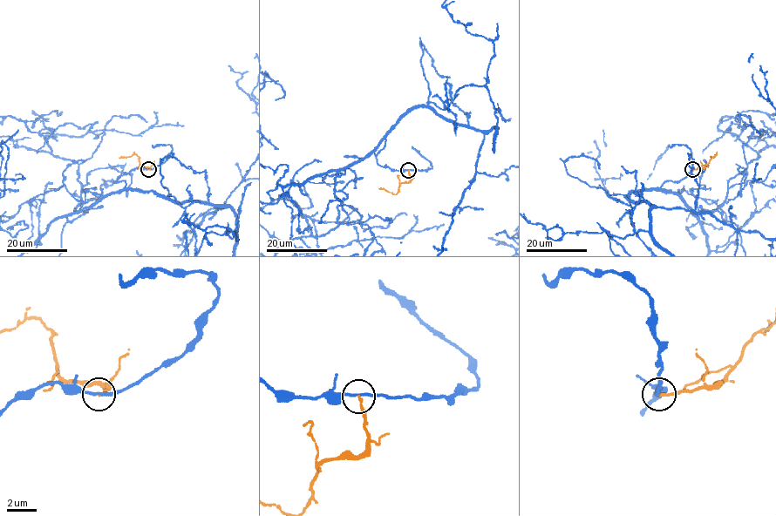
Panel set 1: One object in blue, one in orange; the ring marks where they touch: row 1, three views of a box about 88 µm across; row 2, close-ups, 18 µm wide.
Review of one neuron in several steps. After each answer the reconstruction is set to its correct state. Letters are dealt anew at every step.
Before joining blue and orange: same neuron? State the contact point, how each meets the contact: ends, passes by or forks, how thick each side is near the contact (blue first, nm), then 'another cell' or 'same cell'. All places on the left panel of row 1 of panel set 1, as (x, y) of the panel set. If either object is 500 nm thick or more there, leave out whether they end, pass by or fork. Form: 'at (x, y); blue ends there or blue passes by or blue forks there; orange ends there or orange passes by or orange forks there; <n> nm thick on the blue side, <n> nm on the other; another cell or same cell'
at (148, 169); blue passes by; orange ends there; 180 nm thick on the blue side, 180 nm on the other; another cell

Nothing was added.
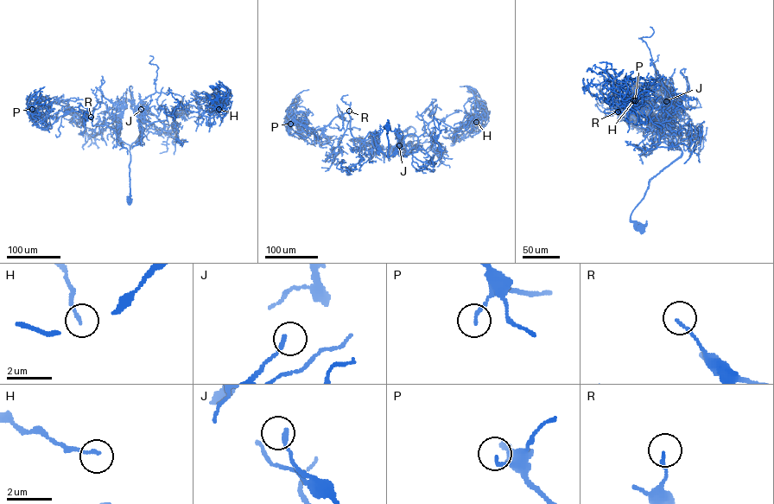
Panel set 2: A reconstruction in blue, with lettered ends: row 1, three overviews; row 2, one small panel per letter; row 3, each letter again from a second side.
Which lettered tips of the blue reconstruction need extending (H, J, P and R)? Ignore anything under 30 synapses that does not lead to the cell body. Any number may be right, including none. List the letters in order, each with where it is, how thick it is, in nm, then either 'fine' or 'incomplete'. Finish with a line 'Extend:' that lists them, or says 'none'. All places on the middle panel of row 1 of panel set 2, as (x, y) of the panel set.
H: place (476, 122); calibre 140 nm; fine
J: place (399, 145); calibre 190 nm; incomplete
P: place (290, 124); calibre 140 nm; fine
R: place (349, 111); calibre 130 nm; fine
Extend: J

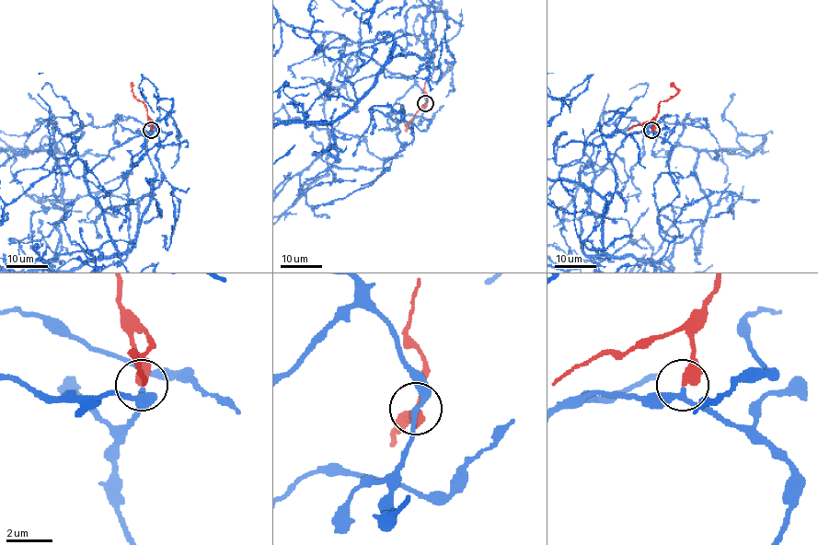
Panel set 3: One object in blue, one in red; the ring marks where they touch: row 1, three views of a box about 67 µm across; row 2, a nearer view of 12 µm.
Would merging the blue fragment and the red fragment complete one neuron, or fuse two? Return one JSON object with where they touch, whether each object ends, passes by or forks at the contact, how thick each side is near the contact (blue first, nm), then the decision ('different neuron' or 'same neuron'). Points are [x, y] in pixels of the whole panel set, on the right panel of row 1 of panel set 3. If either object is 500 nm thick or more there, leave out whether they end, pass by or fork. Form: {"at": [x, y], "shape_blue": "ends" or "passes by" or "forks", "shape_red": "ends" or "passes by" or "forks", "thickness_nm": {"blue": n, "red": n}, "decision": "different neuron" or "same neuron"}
{"at": [651, 130], "shape_blue": "passes by", "shape_red": "ends", "thickness_nm": {"blue": 240, "red": 460}, "decision": "same neuron"}

